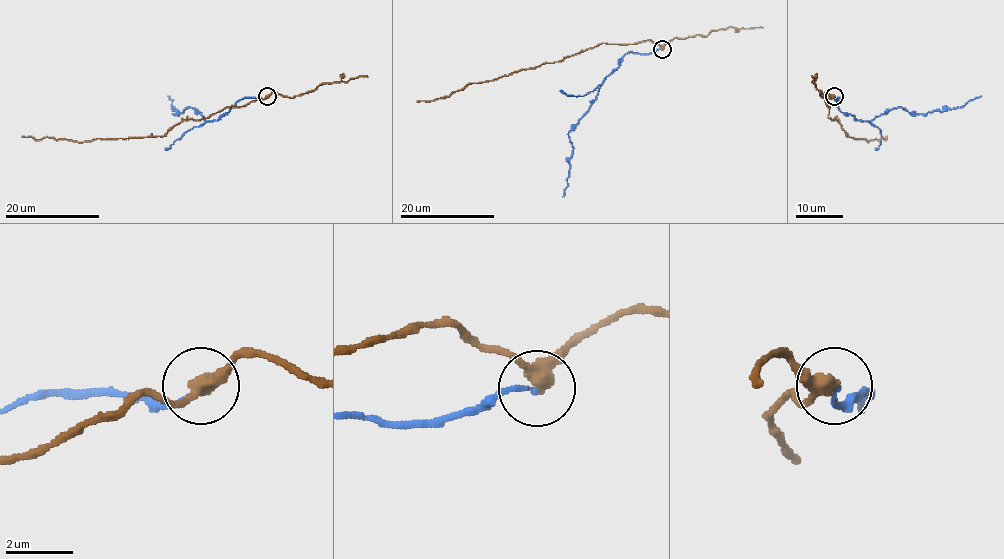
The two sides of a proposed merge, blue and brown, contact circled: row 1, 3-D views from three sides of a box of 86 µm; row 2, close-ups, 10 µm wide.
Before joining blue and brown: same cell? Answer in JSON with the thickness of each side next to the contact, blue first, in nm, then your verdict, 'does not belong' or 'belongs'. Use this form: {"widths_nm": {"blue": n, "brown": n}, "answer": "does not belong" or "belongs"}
{"widths_nm": {"blue": 140, "brown": 360}, "answer": "does not belong"}

